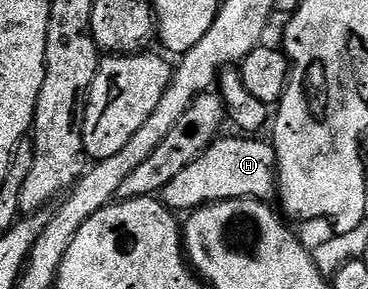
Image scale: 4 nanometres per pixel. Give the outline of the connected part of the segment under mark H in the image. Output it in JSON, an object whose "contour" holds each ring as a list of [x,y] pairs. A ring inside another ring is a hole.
{"contour":[[[218,136],[216,141],[199,155],[193,163],[187,163],[175,179],[171,179],[160,191],[160,200],[174,211],[192,211],[202,205],[214,205],[216,201],[230,201],[253,197],[268,202],[277,192],[277,152],[268,140],[257,141],[256,136]]]}

